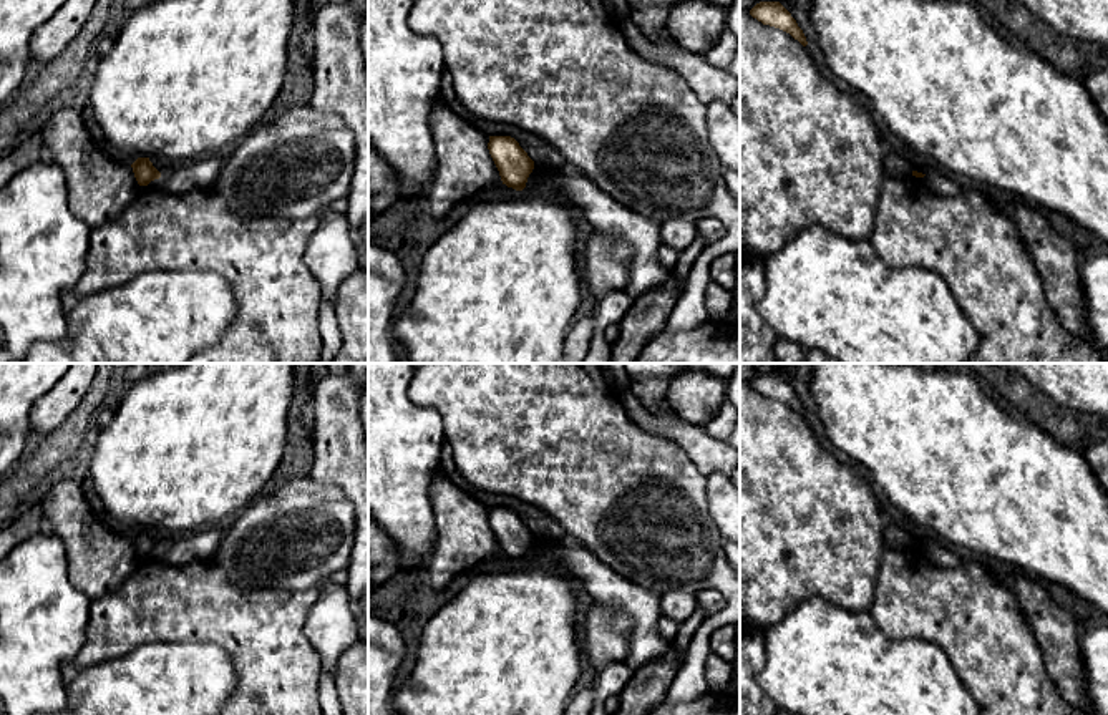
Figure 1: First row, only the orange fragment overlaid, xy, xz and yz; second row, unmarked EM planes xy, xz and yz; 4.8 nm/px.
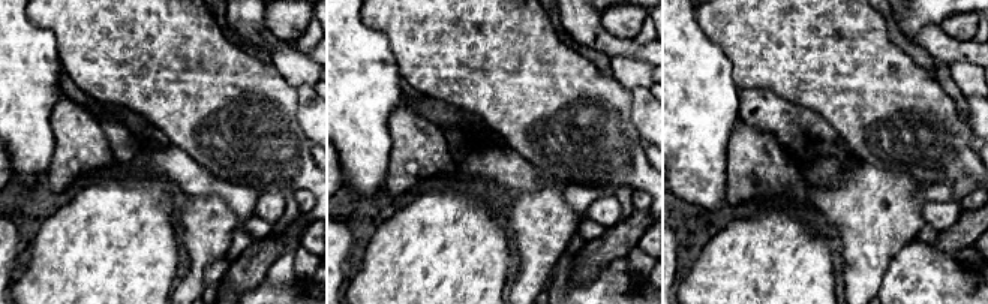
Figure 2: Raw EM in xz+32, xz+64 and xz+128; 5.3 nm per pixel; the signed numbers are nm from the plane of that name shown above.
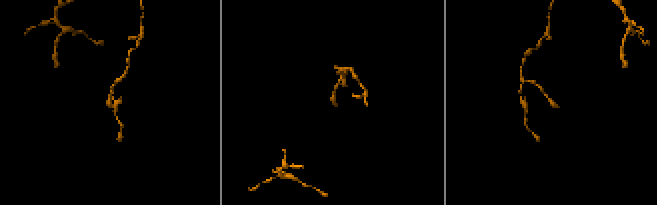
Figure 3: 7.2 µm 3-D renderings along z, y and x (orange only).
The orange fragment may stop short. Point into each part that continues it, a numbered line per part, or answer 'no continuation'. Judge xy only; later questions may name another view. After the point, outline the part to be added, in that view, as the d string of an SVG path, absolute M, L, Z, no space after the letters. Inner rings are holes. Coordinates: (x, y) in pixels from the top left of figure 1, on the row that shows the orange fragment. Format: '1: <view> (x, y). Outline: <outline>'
no continuation

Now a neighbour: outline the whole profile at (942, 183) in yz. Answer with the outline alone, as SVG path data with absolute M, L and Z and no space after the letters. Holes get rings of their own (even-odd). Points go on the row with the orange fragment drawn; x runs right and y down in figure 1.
M942 169L924 176L927 186L939 196L954 197L964 191L965 182L959 181L954 174Z

